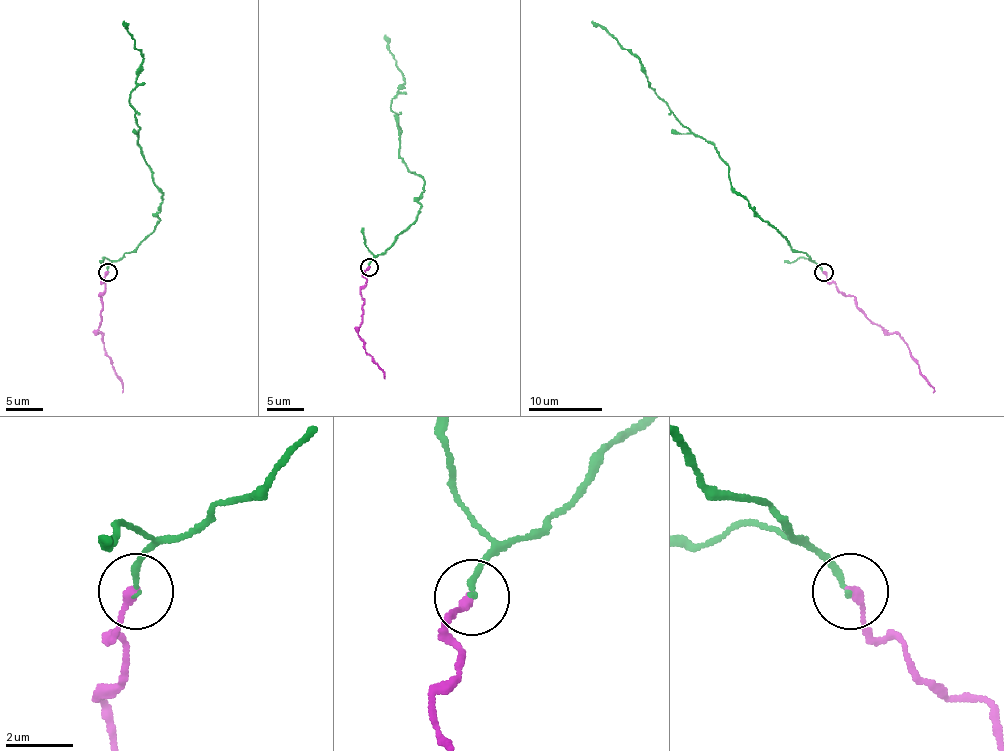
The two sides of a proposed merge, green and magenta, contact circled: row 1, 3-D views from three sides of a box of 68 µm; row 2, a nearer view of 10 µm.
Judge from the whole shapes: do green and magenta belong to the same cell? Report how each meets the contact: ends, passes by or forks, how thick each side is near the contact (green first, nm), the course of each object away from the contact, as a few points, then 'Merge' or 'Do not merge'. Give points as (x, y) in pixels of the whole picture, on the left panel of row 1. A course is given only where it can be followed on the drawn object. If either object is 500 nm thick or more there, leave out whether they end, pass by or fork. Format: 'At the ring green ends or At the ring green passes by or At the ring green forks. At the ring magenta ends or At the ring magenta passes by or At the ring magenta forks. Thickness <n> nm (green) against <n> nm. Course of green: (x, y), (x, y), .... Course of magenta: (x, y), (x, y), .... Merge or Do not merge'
At the ring green ends. At the ring magenta ends. Thickness 170 nm (green) against 280 nm. Course of green: (108, 273), (156, 229), (163, 194), (137, 144), (130, 94), (143, 58), (122, 21). Course of magenta: (108, 273), (102, 282), (104, 291), (99, 295), (102, 304), (97, 333), (102, 335), (106, 355), (122, 392). Merge

